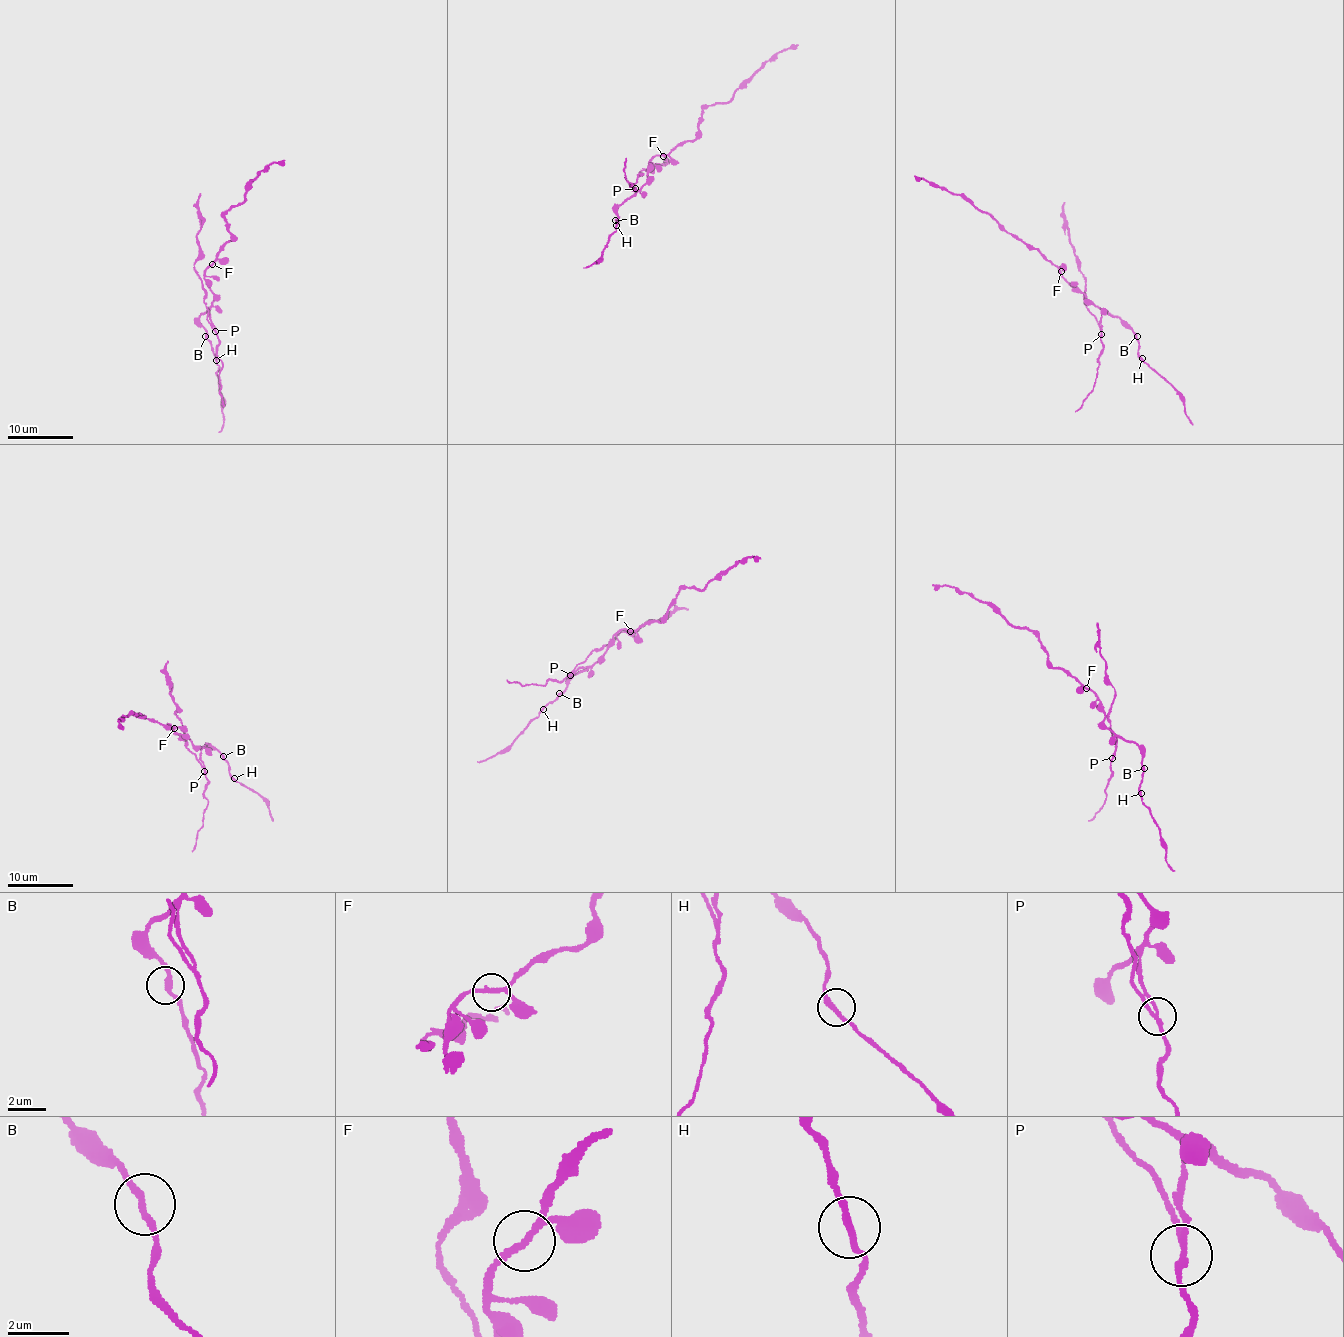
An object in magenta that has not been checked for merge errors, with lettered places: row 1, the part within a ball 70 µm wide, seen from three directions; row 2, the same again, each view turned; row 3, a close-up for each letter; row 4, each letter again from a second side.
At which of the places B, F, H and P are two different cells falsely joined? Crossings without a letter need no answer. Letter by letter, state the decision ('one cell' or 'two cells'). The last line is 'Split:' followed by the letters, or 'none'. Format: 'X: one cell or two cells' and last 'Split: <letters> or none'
B: one cell
F: one cell
H: one cell
P: two cells
Split: P

